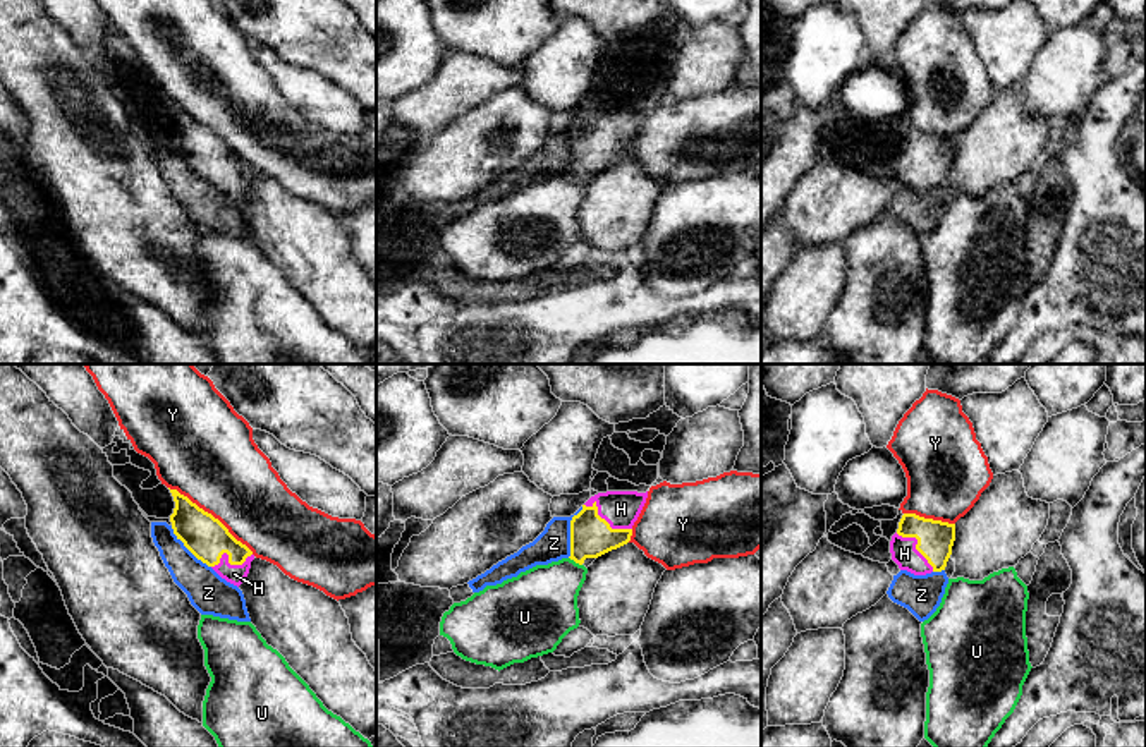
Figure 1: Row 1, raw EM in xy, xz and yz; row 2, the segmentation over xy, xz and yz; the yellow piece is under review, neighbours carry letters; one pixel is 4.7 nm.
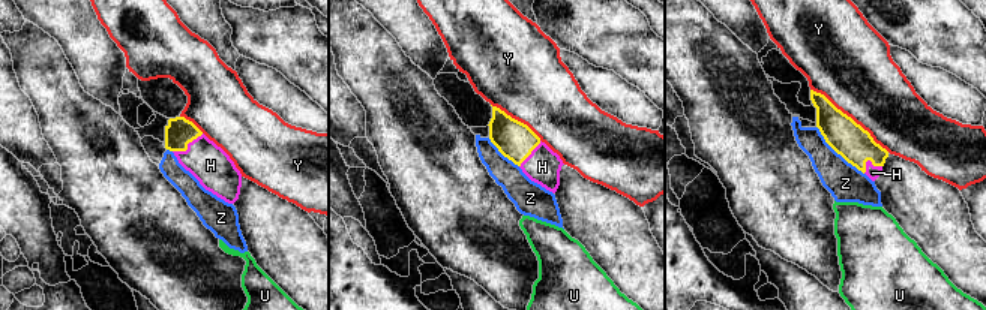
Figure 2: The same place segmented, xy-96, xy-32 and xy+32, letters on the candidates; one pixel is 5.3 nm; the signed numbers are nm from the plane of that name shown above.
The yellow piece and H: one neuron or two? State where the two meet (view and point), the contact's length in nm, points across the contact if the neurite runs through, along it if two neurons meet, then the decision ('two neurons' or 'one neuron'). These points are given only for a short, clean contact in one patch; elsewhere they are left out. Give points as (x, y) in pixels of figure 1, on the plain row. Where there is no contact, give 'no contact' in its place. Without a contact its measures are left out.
meets yellow in xz at (605, 136); contact 260 nm long; runs through xz (591, 151), (605, 136), (621, 124); one neuron

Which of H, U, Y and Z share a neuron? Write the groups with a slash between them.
H / U / Y / Z

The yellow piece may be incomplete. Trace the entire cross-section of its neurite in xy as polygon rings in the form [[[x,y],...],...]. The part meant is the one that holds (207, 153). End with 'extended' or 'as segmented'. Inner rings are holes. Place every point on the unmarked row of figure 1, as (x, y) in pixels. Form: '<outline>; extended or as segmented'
[[[170,105],[170,108],[175,117],[170,137],[177,155],[222,194],[239,203],[249,189],[253,167],[187,112],[177,105]]]; extended

